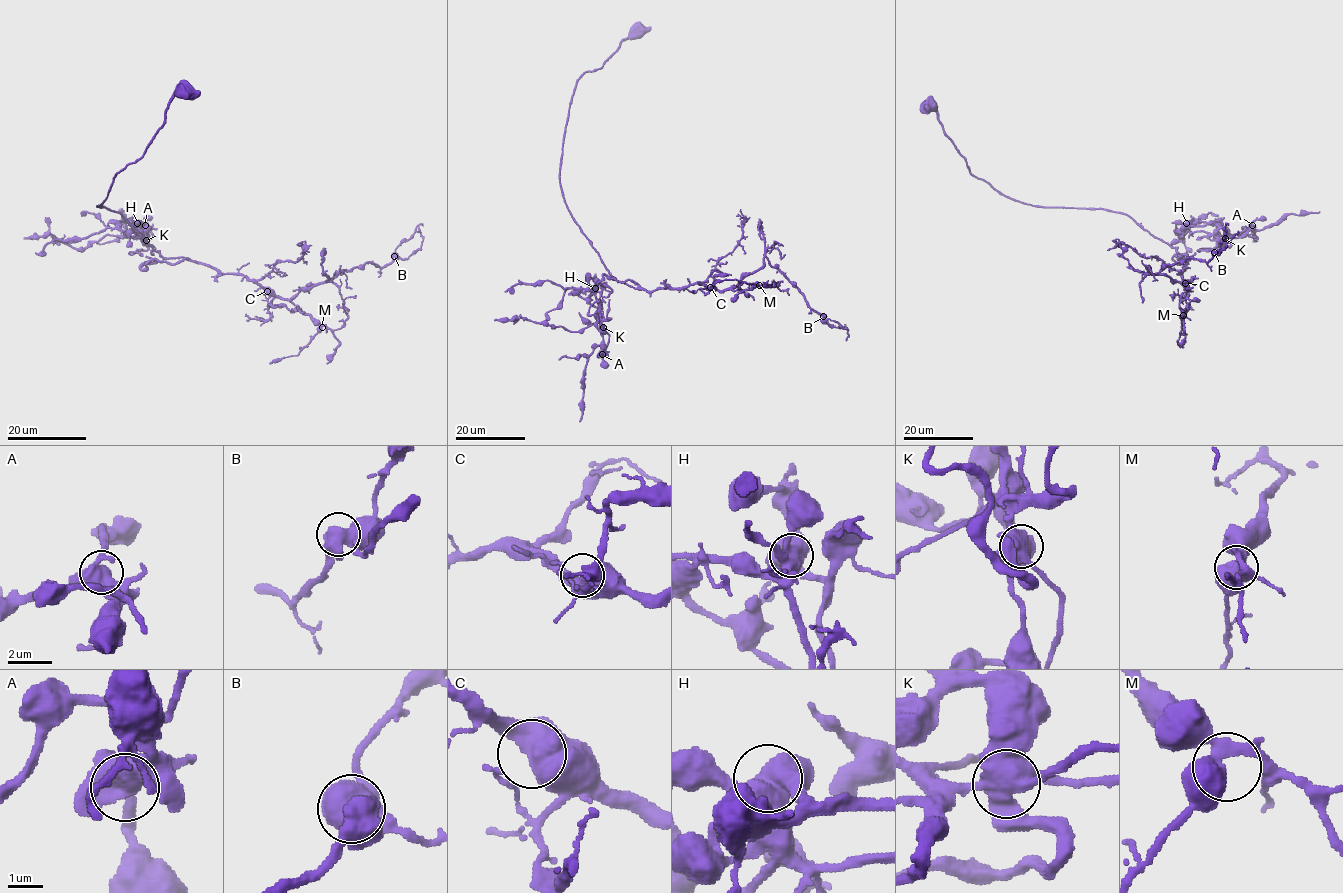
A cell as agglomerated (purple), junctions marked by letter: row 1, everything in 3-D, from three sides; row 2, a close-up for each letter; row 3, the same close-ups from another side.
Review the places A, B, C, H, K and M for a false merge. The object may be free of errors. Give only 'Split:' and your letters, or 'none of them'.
Split: K

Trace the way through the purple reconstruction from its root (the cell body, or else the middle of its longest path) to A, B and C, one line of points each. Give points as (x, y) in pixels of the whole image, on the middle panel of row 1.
A: (637, 30), (577, 81), (560, 166), (568, 211), (618, 282), (604, 274), (598, 282), (611, 290), (602, 354)
B: (637, 30), (574, 90), (559, 176), (573, 220), (608, 272), (635, 288), (732, 289), (766, 257), (823, 316)
C: (637, 30), (577, 83), (564, 134), (562, 196), (618, 281), (650, 292), (710, 287)

